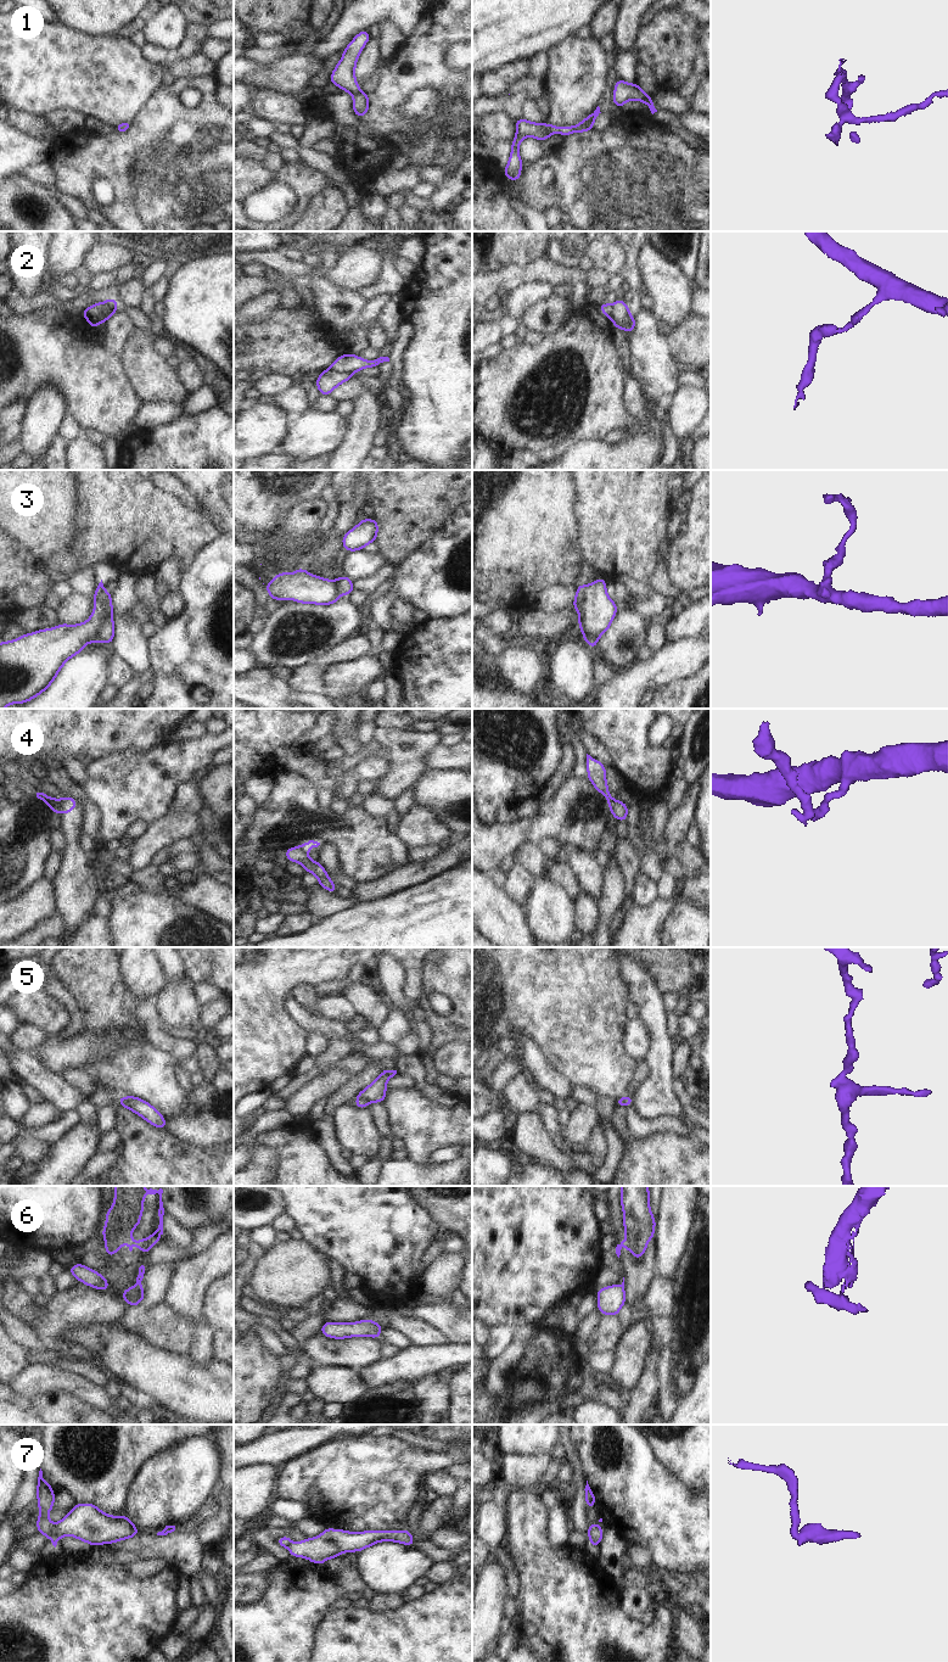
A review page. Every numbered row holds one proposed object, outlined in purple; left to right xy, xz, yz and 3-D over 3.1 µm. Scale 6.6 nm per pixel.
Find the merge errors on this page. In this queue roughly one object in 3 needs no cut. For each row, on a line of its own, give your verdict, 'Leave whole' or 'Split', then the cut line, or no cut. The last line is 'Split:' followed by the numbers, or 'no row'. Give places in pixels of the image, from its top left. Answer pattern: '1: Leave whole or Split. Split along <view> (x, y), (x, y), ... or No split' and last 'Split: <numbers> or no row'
1: Split. Split along xz (359, 91), (353, 95)
2: Split. Split along xy (113, 300), (113, 306), (101, 315), (100, 322)
3: Split. Split along xy (110, 602), (108, 616), (99, 631), (97, 641)
4: Split. Split along xy (60, 800), (60, 805), (66, 812)
5: Split. Split along xz (357, 1097), (369, 1102)
6: Split. Split along xy (140, 1285), (135, 1286)
7: Split. Split along xy (55, 1525), (50, 1538)
Split: 1, 2, 3, 4, 5, 6, 7.

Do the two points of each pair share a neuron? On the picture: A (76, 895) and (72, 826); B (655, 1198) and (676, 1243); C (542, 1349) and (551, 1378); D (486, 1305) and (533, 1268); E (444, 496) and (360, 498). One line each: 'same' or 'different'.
A: same
B: different
C: same
D: same
E: different

